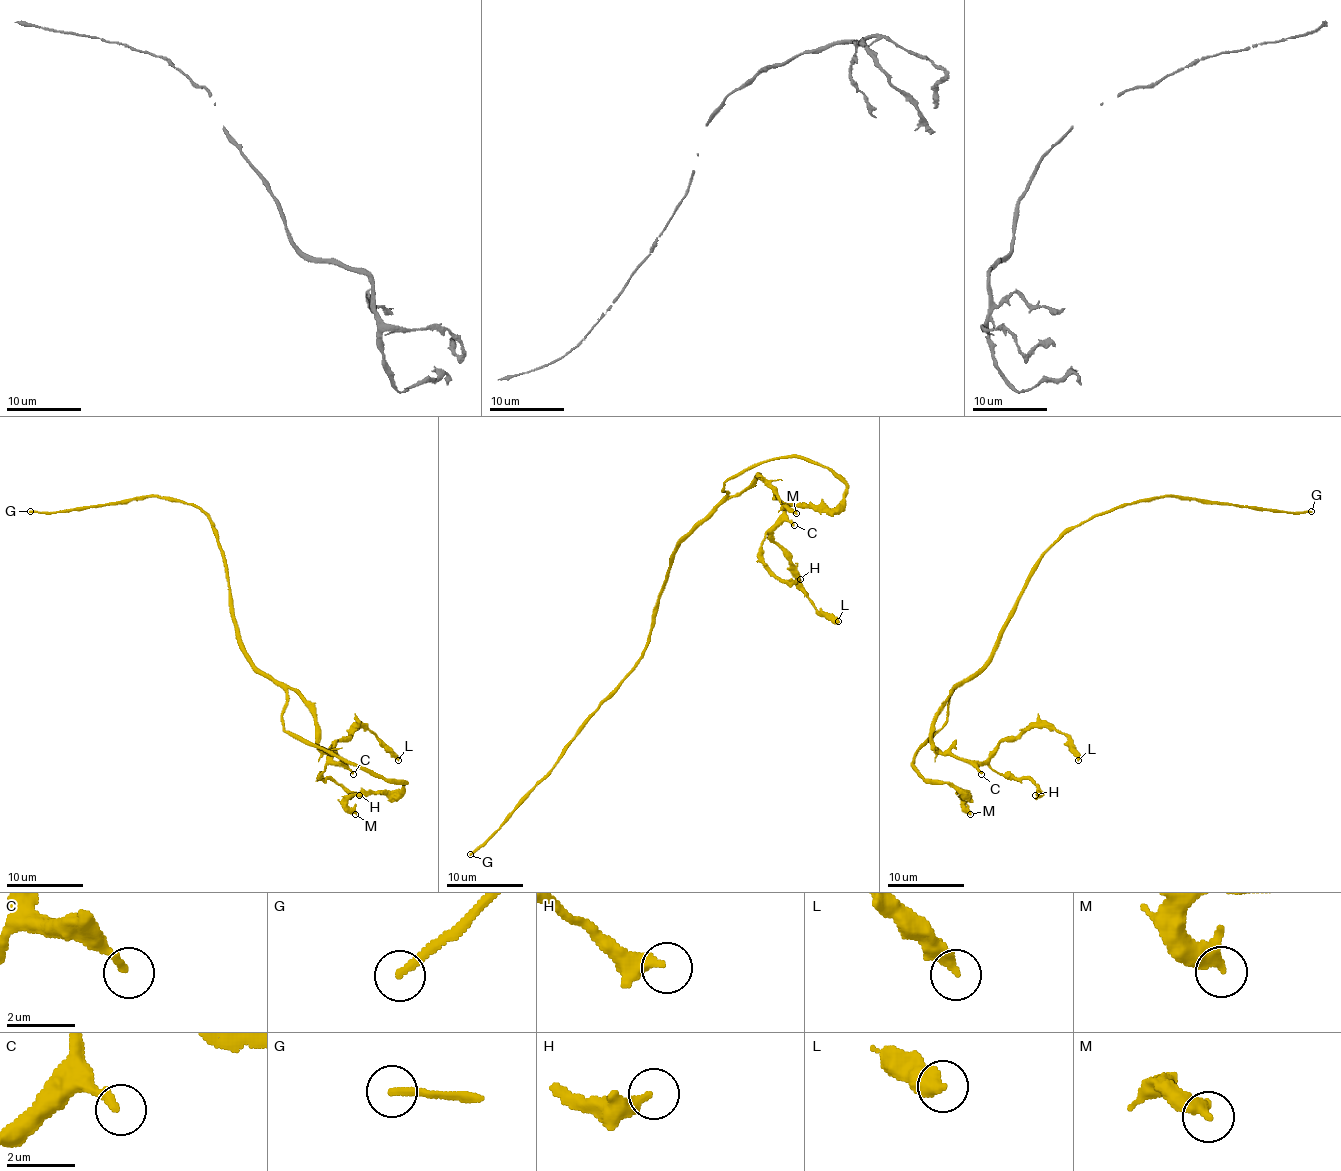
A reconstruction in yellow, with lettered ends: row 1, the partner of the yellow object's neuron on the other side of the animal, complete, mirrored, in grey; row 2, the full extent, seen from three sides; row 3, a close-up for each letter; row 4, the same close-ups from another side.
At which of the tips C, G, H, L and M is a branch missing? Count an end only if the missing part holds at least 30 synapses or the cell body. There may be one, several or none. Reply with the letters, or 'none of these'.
G

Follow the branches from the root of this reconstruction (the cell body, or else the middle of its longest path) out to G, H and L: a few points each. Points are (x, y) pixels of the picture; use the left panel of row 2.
G: (230, 606), (226, 560), (217, 531), (211, 519), (192, 504), (145, 496), (59, 511), (30, 511)
H: (230, 606), (244, 654), (299, 696), (315, 720), (317, 743), (342, 760), (330, 762), (321, 775), (359, 795)
L: (230, 606), (244, 654), (299, 696), (317, 743), (336, 762), (332, 747), (357, 727), (398, 760)

